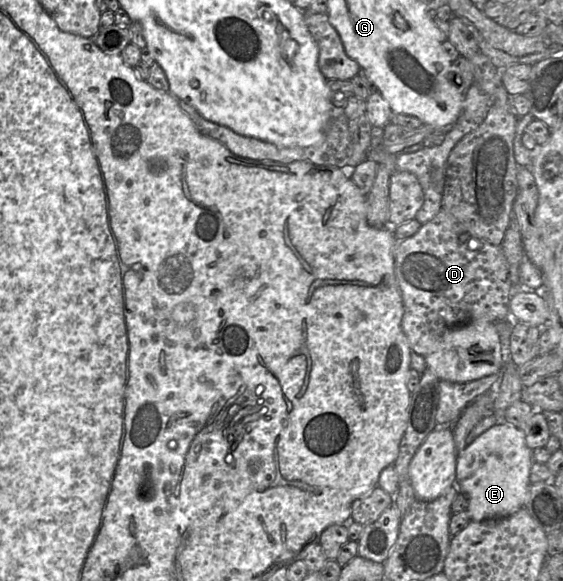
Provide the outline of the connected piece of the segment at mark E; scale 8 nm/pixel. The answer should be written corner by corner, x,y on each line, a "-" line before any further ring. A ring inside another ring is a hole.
504,420
480,434
457,455
456,486
468,499
467,511
472,521
484,521
510,516
525,507
530,486
531,449
525,442
524,432

